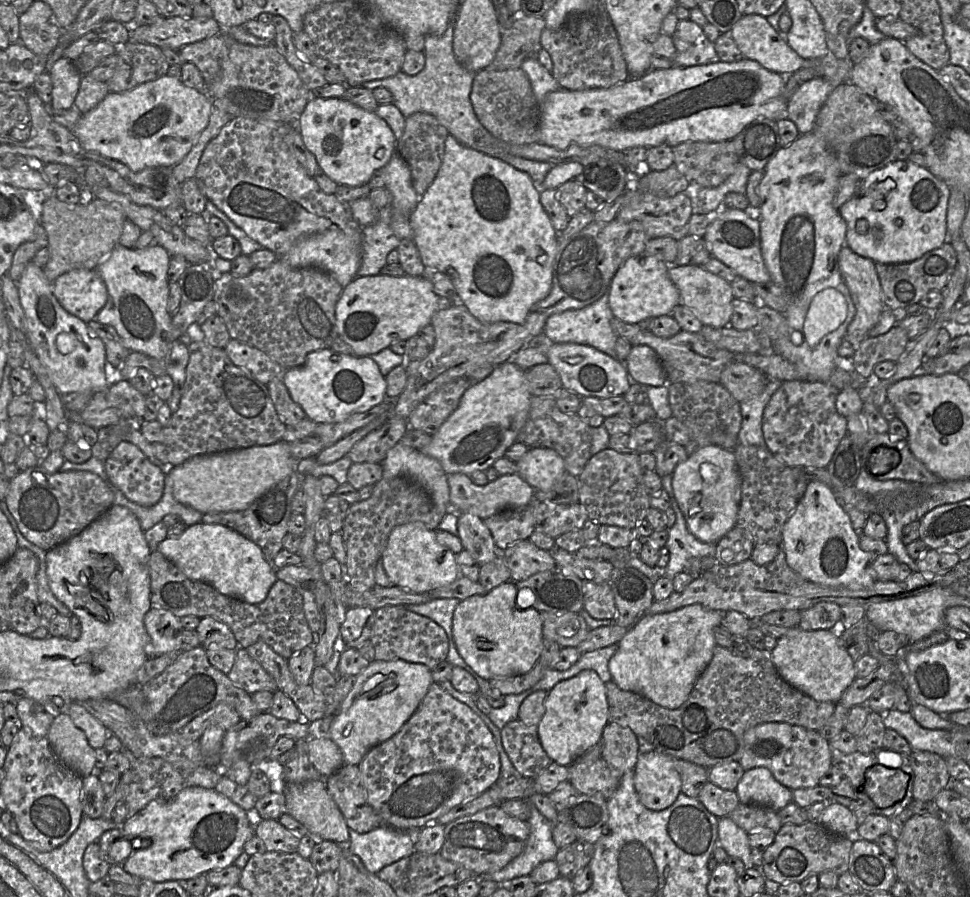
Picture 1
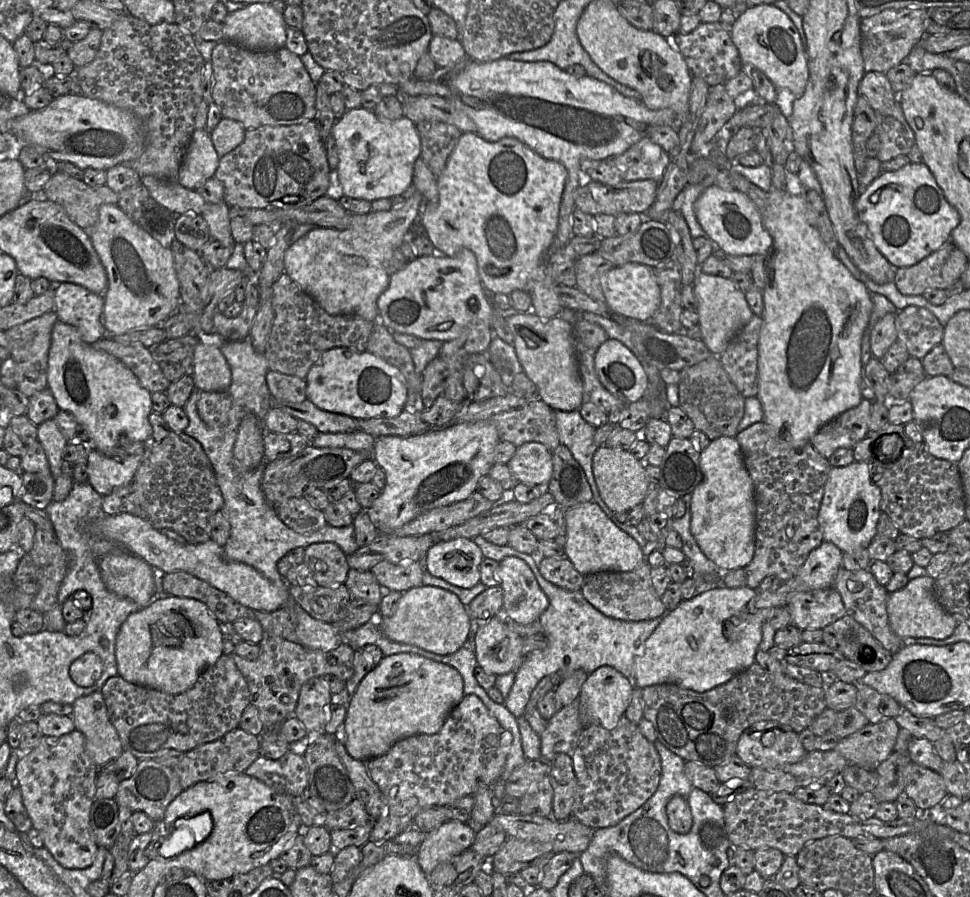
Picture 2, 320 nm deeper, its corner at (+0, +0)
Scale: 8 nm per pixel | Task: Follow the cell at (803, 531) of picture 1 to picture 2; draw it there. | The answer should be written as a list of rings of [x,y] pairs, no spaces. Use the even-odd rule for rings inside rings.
[[[853,461],[847,466],[832,467],[818,513],[823,540],[835,544],[843,553],[857,548],[867,548],[876,535],[877,522],[882,513],[880,503],[881,490],[871,478],[869,464]]]

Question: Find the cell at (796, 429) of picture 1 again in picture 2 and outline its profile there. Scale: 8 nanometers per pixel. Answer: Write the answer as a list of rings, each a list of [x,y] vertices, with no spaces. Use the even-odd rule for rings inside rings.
[[[862,399],[857,407],[843,412],[822,426],[810,444],[826,459],[840,448],[853,449],[868,435],[872,402]]]

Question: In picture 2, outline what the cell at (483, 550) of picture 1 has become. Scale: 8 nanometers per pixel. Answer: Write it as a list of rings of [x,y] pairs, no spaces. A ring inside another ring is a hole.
[[[506,557],[499,562],[497,577],[503,589],[502,616],[518,624],[539,621],[549,599],[527,563],[518,557]]]

